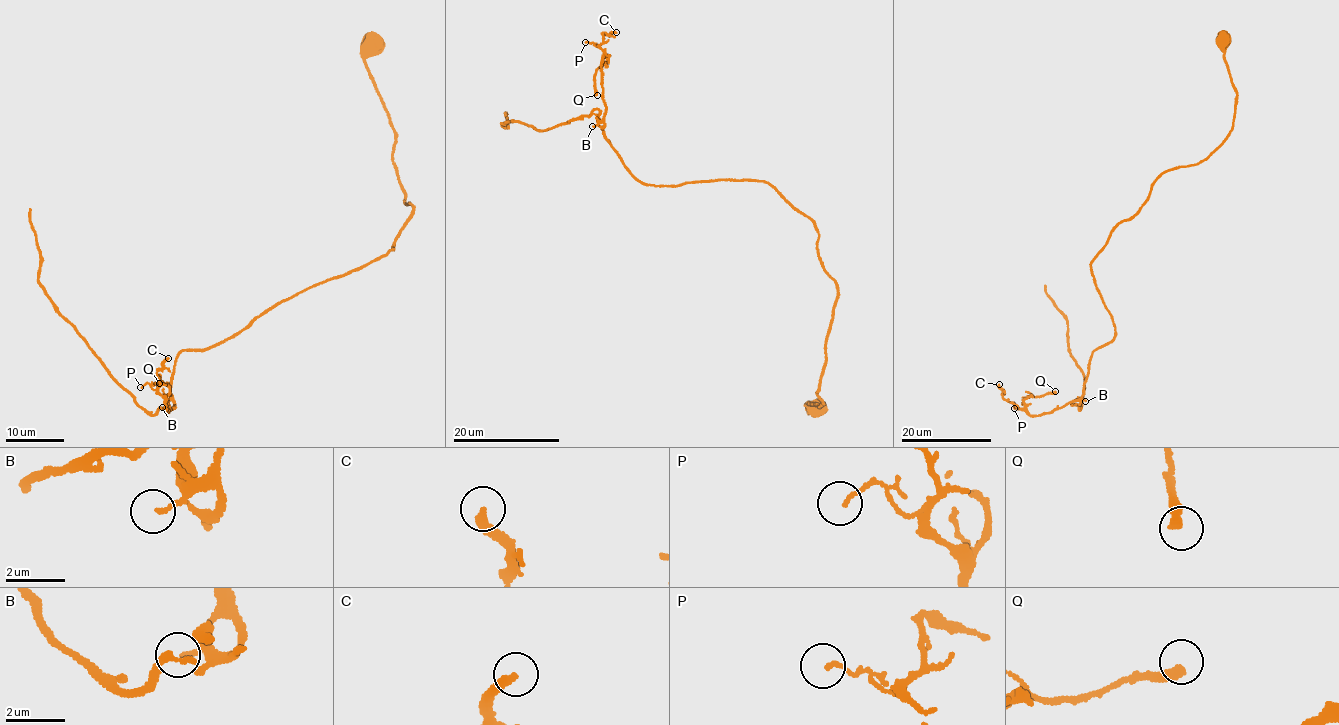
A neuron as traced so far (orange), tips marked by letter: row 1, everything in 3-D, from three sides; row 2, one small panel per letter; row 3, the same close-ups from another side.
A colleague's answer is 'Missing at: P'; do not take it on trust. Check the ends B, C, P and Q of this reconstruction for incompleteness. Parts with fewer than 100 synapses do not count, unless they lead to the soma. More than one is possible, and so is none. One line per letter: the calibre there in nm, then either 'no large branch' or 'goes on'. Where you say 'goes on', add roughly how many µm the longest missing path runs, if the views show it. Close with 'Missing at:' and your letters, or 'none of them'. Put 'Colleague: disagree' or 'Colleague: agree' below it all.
B: calibre 130 nm; no large branch
C: calibre 300 nm; no large branch
P: calibre 110 nm; no large branch
Q: calibre 360 nm; no large branch
Missing at: none of them
Colleague: disagree

